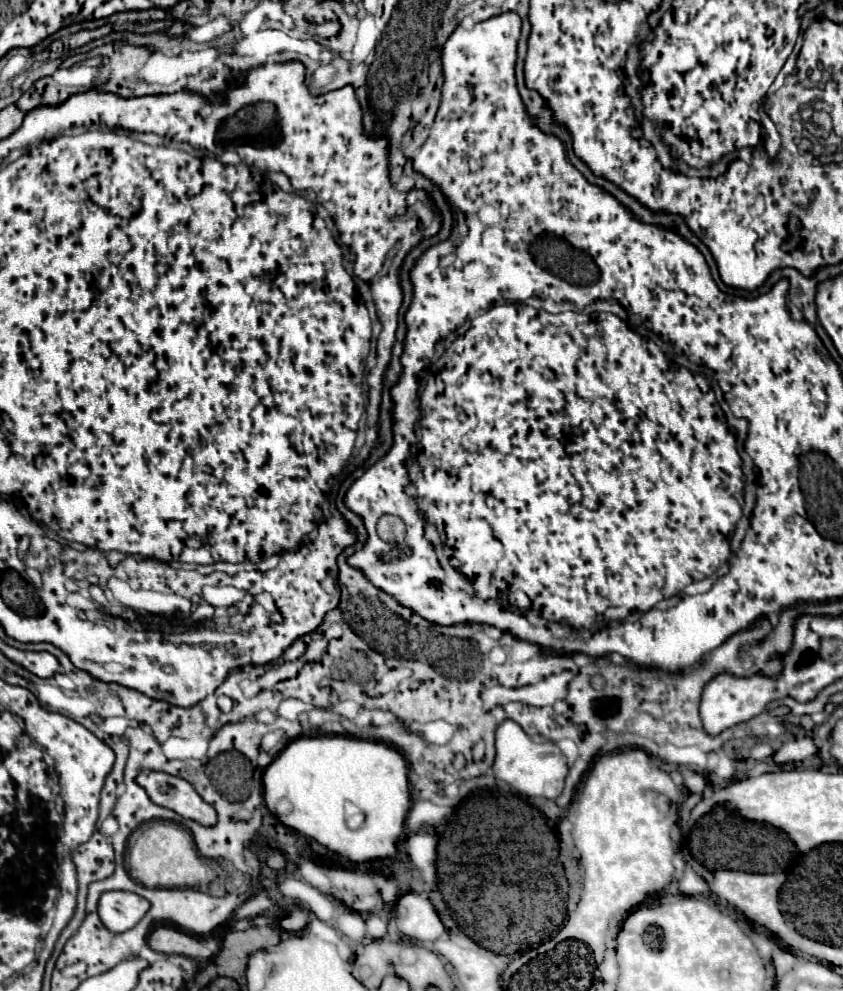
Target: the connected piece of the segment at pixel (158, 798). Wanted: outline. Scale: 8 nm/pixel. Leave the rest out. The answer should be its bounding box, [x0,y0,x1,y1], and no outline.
[136,773,216,827]

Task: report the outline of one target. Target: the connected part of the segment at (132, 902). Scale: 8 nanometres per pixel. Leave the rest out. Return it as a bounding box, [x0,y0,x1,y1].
[98,891,148,933]

